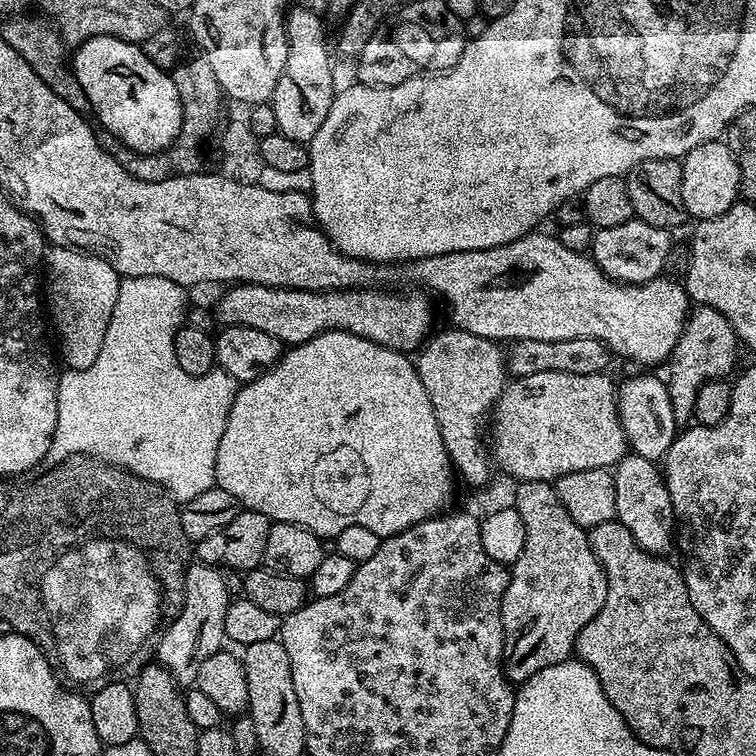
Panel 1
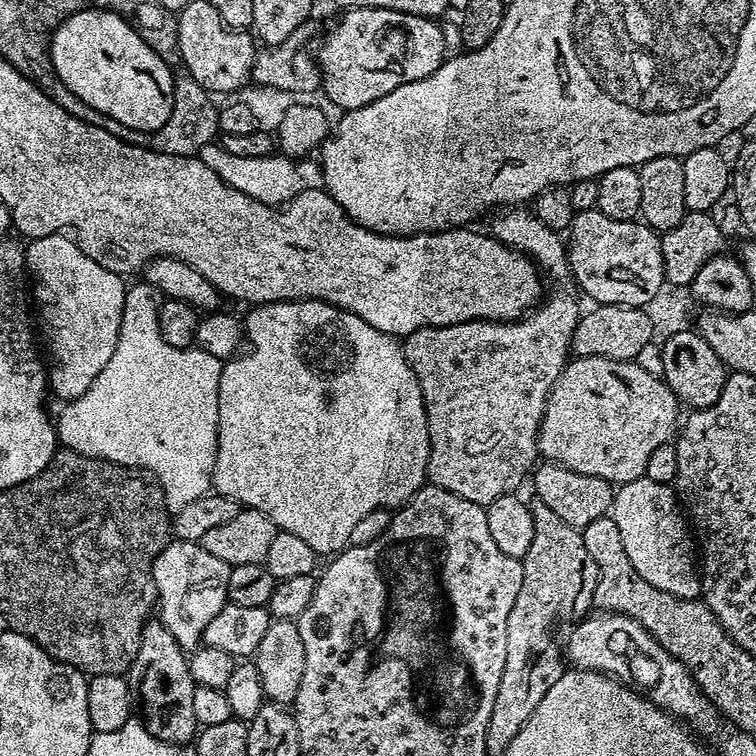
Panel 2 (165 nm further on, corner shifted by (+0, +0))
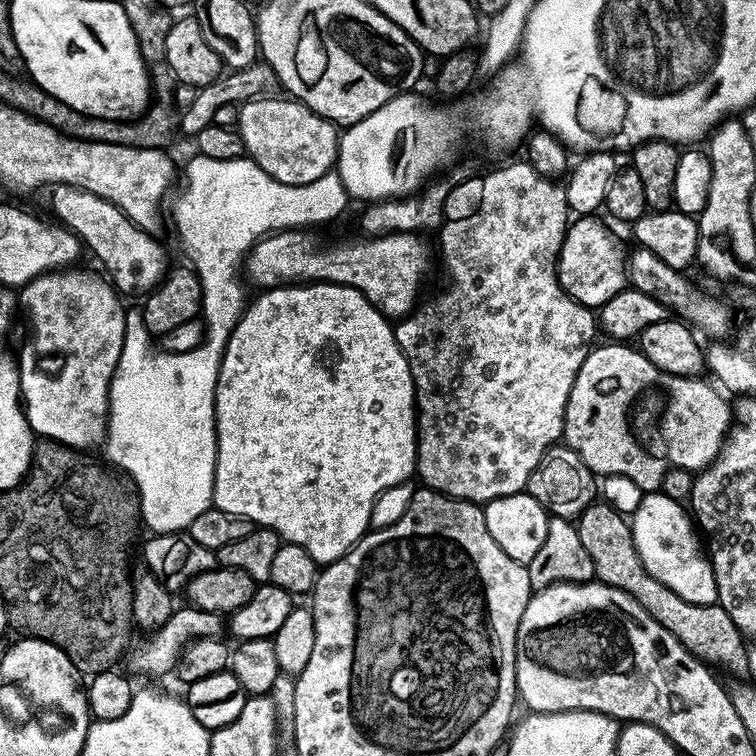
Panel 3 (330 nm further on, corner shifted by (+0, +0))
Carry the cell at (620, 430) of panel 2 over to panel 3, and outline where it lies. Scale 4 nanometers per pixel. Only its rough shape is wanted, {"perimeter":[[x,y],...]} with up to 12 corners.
{"perimeter":[[593,347],[563,443],[597,477],[657,491],[716,460],[725,393]]}

